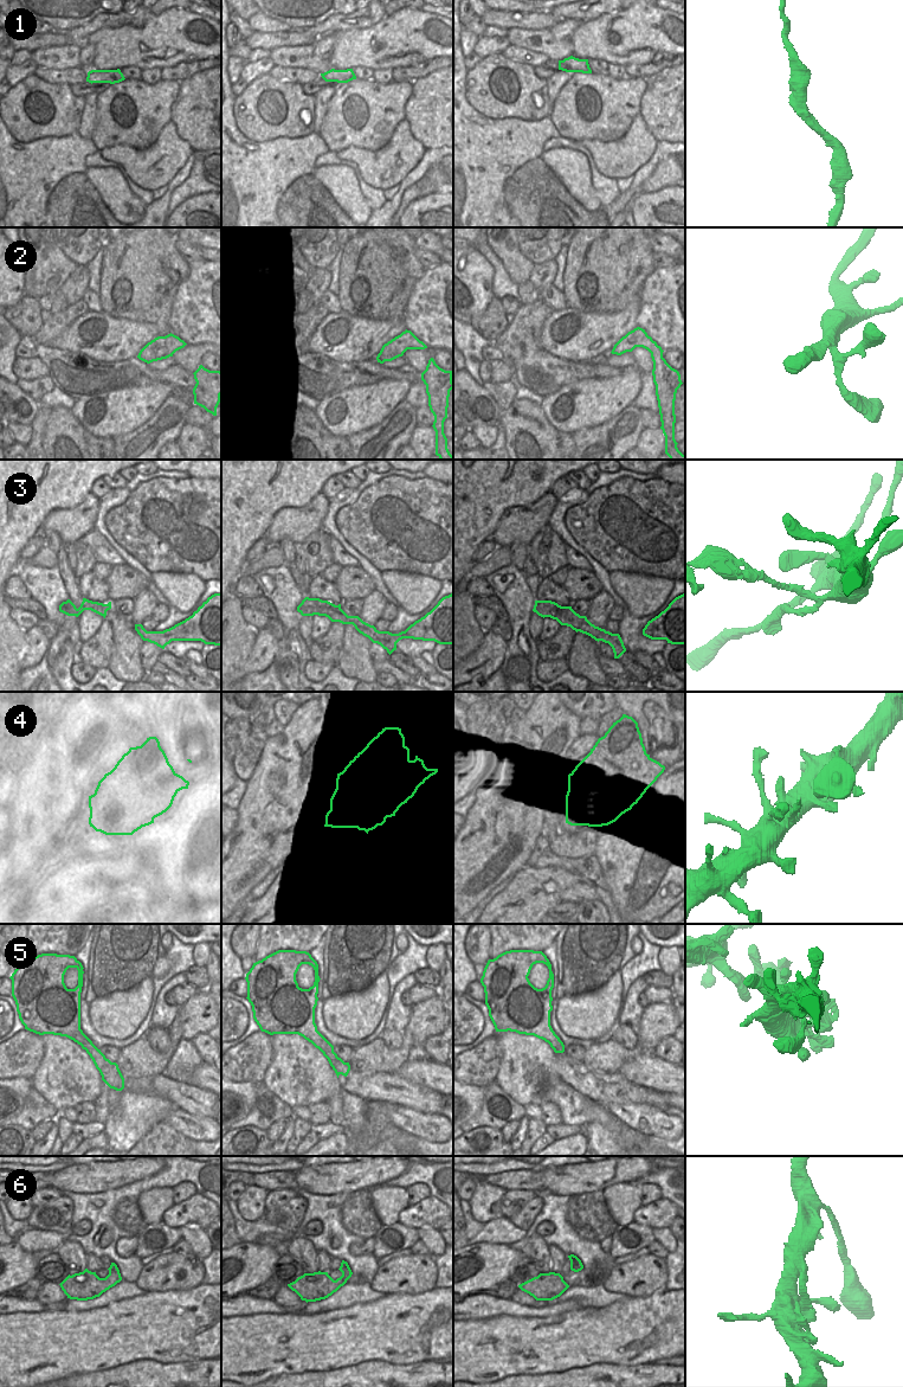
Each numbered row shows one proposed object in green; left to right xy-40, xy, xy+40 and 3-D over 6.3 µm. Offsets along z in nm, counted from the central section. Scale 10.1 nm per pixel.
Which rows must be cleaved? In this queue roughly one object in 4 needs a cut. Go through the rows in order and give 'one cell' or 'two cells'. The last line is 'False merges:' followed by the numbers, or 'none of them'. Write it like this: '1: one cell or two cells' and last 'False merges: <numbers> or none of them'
1: one cell
2: one cell
3: two cells
4: one cell
5: one cell
6: one cell
False merges: 3

